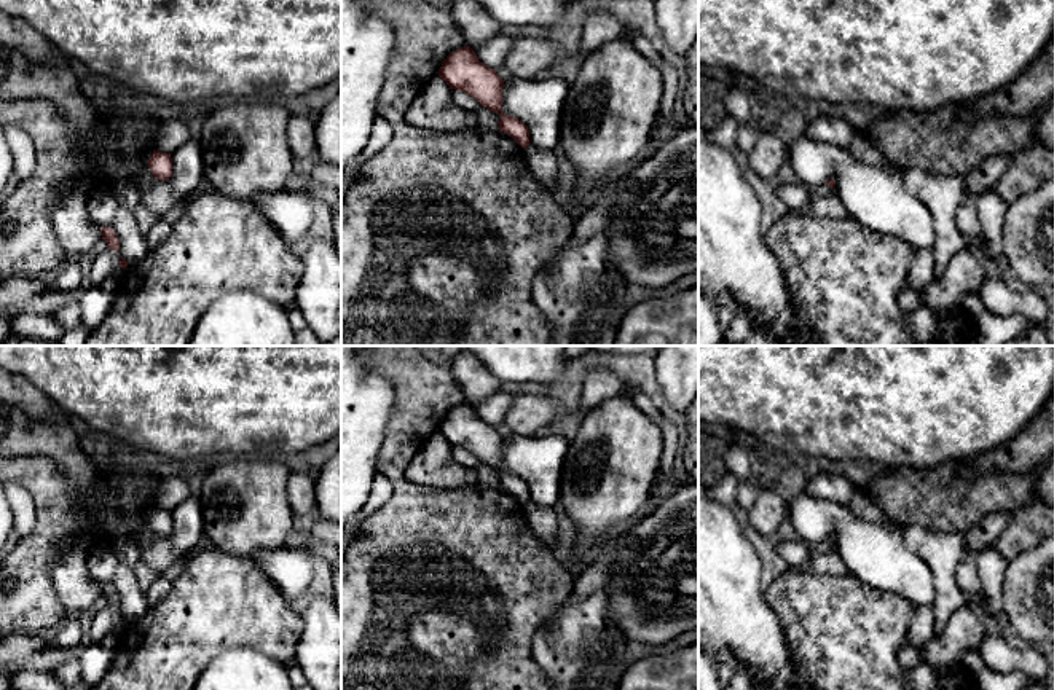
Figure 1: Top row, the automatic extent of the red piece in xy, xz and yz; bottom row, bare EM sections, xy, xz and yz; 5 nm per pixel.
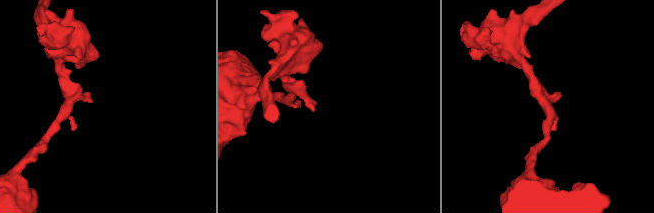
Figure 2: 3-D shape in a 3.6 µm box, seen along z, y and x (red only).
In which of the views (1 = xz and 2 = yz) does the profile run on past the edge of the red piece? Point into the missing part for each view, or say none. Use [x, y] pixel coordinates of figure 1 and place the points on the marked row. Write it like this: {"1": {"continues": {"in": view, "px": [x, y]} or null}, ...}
{"1": {"continues": null}, "2": {"continues": null}}

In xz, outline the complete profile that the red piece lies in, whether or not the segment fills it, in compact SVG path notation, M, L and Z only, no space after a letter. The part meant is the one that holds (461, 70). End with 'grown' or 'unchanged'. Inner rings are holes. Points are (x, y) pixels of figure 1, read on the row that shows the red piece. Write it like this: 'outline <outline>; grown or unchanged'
outline M464 45L450 53L439 69L439 76L451 89L464 91L477 99L482 107L498 113L498 129L509 134L521 148L529 145L529 131L526 124L501 112L504 81L494 69L478 61L470 46Z; unchanged

